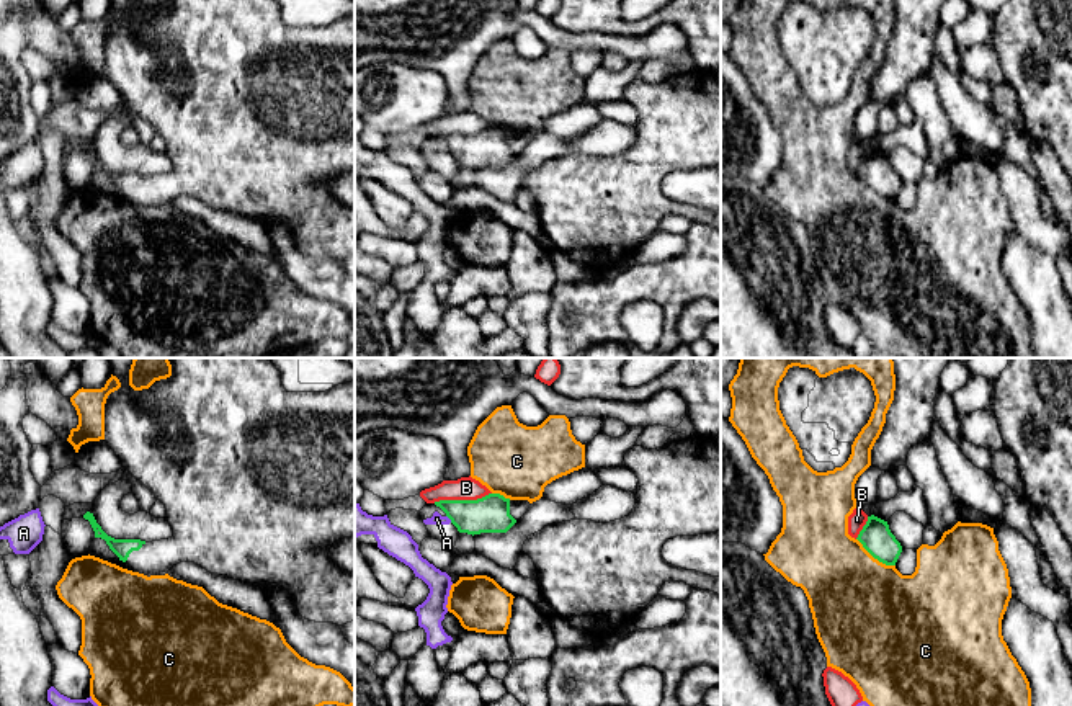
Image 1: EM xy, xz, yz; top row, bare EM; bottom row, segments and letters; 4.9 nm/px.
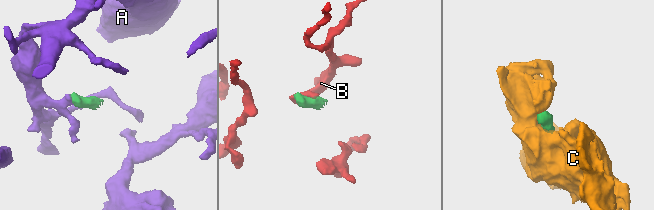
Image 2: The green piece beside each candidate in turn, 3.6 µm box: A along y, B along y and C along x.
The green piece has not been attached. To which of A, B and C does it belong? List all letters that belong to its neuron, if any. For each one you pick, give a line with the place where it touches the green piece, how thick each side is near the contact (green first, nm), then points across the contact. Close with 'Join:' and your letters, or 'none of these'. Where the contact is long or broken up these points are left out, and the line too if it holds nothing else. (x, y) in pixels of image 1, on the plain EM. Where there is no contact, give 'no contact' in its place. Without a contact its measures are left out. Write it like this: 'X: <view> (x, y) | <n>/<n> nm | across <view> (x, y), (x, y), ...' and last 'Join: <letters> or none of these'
Join: none of these

